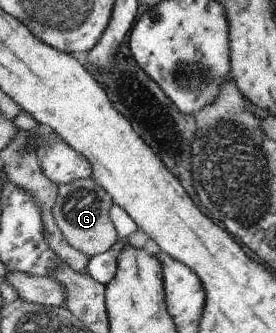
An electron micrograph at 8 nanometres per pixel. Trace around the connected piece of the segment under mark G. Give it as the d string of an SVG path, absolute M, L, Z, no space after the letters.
M90 178L76 179L66 185L56 185L56 198L52 205L51 215L56 228L68 246L90 259L118 244L116 231L108 216L111 205L106 191Z

